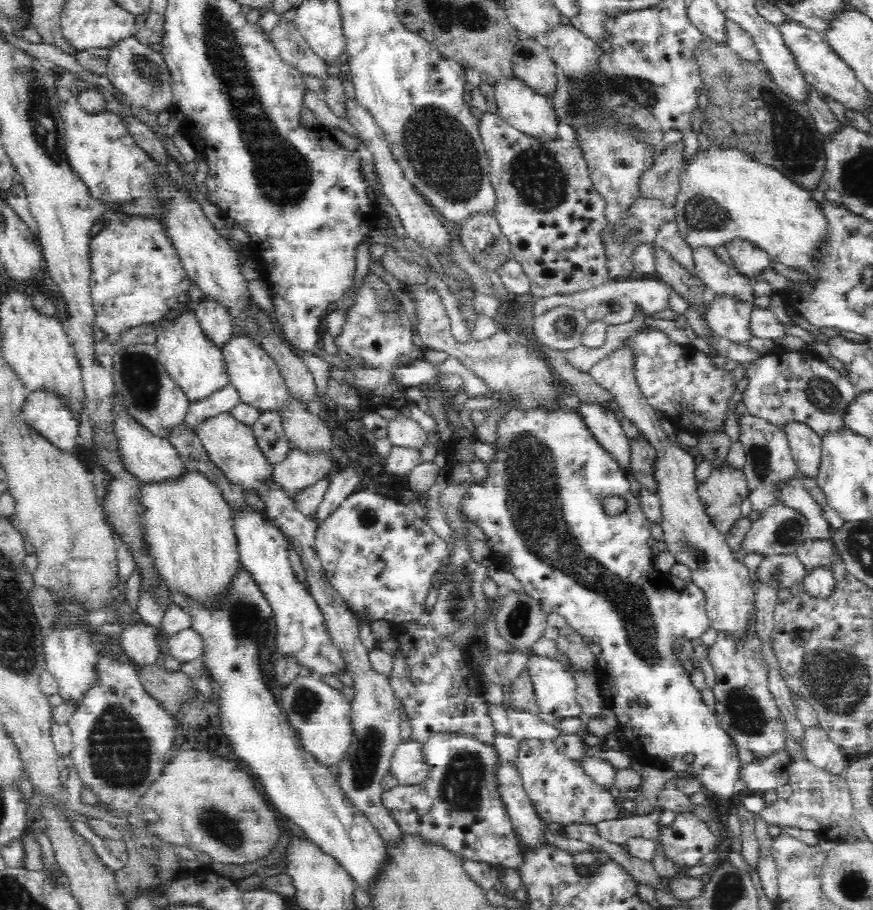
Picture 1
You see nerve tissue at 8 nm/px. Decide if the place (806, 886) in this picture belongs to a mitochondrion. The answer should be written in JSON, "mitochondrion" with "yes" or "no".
{"mitochondrion":"no"}

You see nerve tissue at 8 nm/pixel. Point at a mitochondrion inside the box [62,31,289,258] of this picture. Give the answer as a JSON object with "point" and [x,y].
{"point":[147,68]}

